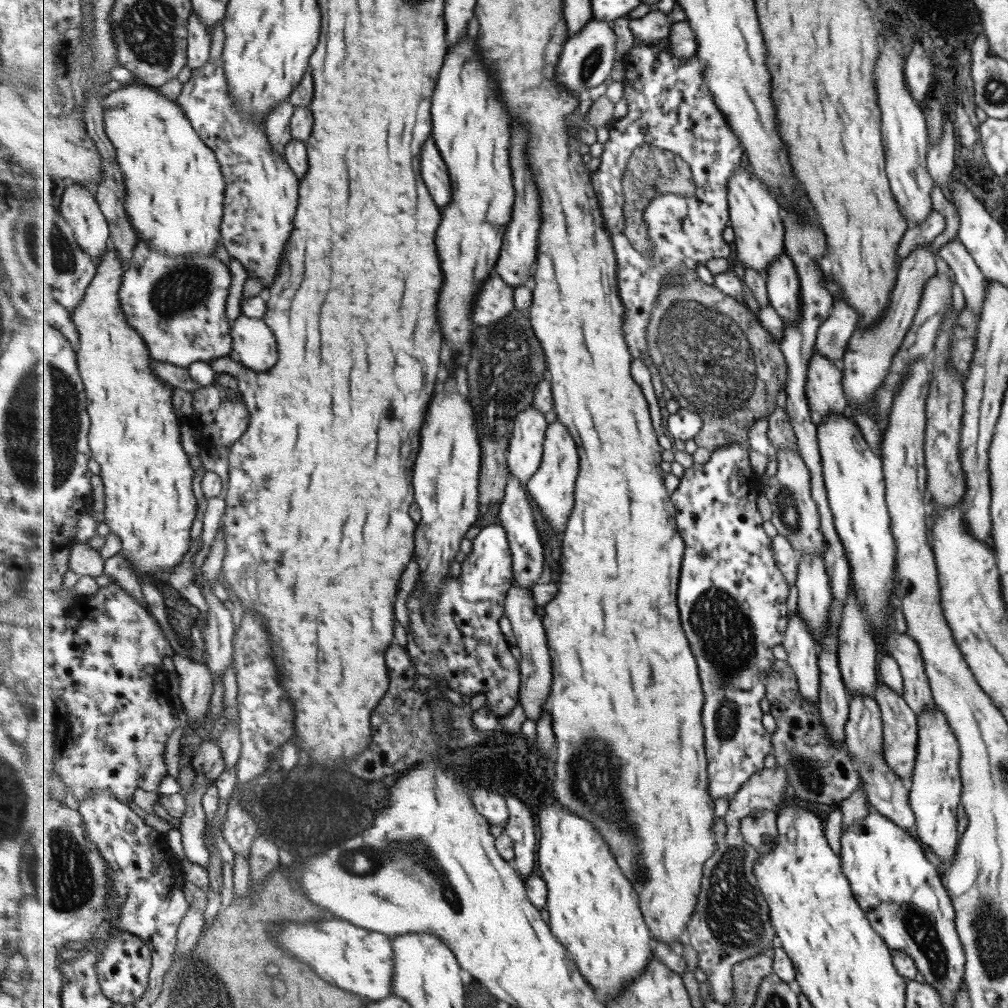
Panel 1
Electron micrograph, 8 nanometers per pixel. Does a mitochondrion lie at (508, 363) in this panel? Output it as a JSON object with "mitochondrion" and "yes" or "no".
{"mitochondrion":"yes"}

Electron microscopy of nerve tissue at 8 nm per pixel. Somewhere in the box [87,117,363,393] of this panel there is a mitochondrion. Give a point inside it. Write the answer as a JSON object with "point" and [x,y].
{"point":[180,291]}

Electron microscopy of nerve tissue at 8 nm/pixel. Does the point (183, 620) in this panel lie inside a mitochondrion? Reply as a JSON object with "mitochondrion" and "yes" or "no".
{"mitochondrion":"yes"}

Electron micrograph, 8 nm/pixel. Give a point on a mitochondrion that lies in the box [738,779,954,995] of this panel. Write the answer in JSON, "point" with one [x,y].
{"point":[921,927]}

